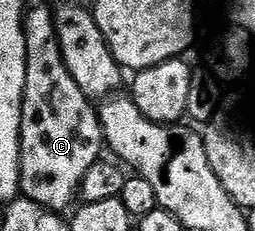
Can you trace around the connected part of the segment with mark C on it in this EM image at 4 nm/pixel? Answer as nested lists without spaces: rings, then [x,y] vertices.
[[[26,18],[23,38],[25,88],[21,101],[20,194],[40,207],[61,213],[72,199],[78,198],[87,169],[102,158],[101,121],[89,96],[79,89],[61,60],[52,18]]]

